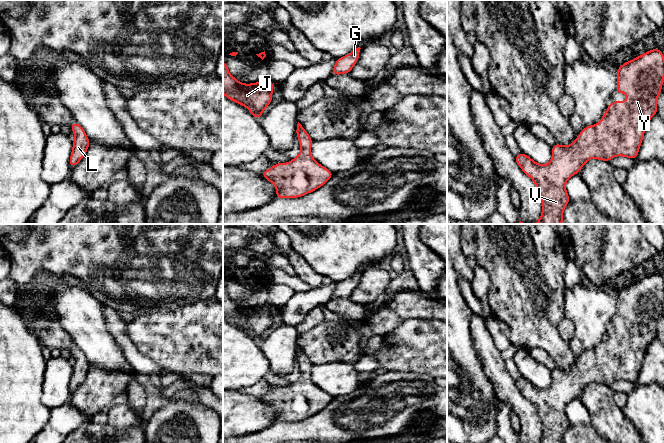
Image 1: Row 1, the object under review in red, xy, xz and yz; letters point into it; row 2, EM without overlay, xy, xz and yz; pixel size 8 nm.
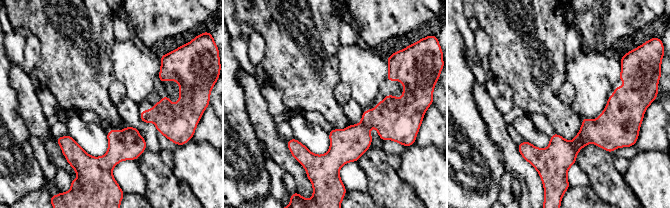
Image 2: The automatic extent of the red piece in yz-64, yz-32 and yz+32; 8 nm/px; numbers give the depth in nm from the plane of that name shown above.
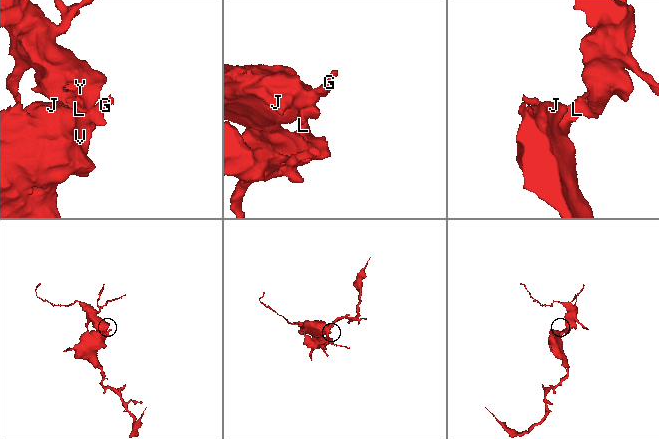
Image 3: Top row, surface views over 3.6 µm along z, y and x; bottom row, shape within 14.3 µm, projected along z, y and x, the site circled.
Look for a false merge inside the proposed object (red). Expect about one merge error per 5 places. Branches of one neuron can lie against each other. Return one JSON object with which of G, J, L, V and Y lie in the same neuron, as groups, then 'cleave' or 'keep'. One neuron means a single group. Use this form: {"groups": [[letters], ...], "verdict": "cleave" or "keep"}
{"groups": [["G", "J", "L", "V", "Y"]], "verdict": "keep"}

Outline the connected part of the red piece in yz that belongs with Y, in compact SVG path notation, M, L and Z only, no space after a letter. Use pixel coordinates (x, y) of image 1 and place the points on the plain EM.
M653 273L645 276L643 279L628 285L619 290L617 296L618 311L615 317L626 317L627 325L615 325L609 328L602 343L597 349L589 349L585 351L579 358L578 362L568 370L561 370L558 367L552 371L552 382L548 388L542 389L533 385L529 380L520 377L515 379L515 384L523 396L528 399L535 407L539 419L542 423L542 439L540 443L563 443L564 432L570 423L565 413L567 404L578 398L587 385L594 381L598 384L609 386L615 380L624 380L636 383L641 366L645 357L649 344L657 338L658 318L662 314L664 302L664 281L660 273Z

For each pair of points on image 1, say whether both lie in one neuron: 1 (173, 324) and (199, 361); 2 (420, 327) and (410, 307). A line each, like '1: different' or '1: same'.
1: same
2: different

